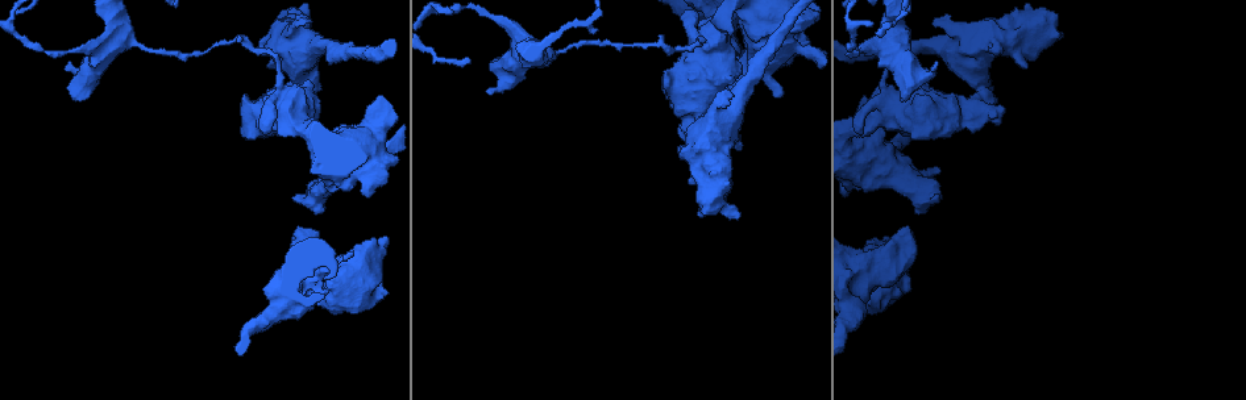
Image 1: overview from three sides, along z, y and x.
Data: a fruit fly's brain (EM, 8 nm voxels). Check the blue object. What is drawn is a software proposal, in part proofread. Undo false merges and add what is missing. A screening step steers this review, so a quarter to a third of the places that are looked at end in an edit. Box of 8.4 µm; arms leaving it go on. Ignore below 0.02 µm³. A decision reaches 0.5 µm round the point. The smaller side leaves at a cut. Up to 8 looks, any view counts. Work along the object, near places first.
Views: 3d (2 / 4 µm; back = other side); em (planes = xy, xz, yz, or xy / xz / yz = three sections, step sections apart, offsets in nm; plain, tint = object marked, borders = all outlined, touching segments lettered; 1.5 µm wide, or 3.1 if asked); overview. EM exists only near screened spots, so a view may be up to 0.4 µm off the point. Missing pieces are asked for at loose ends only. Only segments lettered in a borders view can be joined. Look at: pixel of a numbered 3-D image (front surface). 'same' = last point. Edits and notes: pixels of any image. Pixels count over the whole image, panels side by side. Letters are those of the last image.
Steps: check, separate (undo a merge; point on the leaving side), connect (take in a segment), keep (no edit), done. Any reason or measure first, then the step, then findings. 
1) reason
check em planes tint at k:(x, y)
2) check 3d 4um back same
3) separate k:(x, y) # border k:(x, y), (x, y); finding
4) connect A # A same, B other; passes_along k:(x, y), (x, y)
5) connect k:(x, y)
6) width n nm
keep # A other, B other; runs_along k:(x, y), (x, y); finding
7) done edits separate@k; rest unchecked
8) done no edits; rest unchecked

an open end
check 3d 4um at 1:(297, 233)

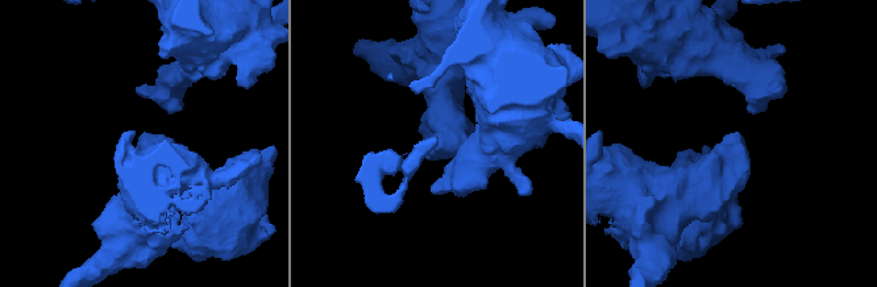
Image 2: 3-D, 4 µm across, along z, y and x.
need the tissue
check em planes borders at 2:(740, 139)

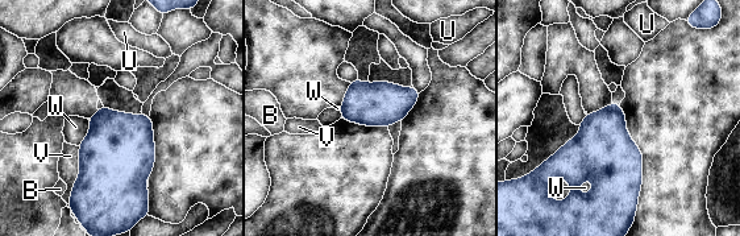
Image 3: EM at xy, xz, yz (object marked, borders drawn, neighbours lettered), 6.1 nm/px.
keep # B other, U other, V other, W other; border 3:(590, 177), (593, 189), (582, 195); none of them fits

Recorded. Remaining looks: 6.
an open end
check 3d 4um at 1:(739, 216)

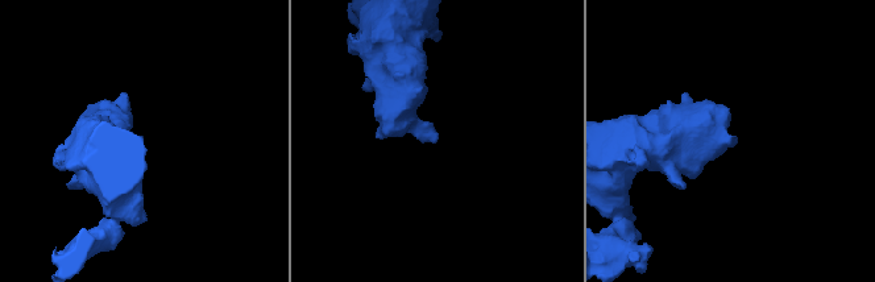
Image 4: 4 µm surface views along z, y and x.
now the EM
check em planes borders at 4:(435, 137)

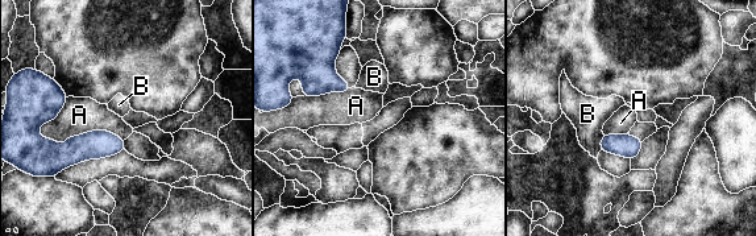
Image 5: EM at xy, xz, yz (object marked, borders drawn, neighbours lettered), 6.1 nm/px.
keep # A other, B other; runs_along 5:(121, 145), (50, 154); none of them fits

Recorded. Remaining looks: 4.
sudden change in width
check em xy step 4 tint at 1:(320, 47)

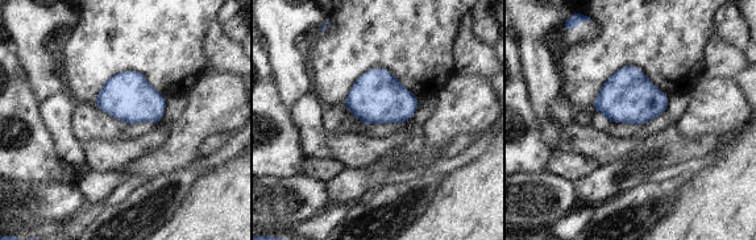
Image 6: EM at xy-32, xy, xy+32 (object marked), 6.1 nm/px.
another direction
check em yz step 4 borders same

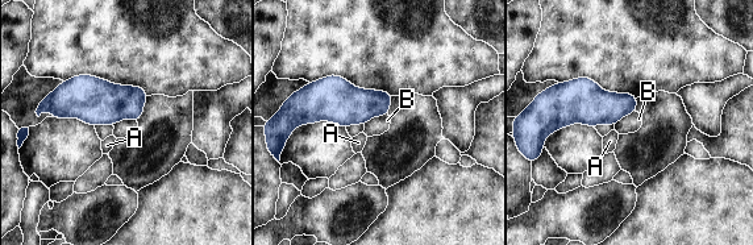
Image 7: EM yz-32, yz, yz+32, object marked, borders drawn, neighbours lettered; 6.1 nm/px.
keep # A other, B other; border 7:(387, 113), (371, 116), (363, 124); one cell here

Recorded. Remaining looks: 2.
done no edits; rest unchecked

